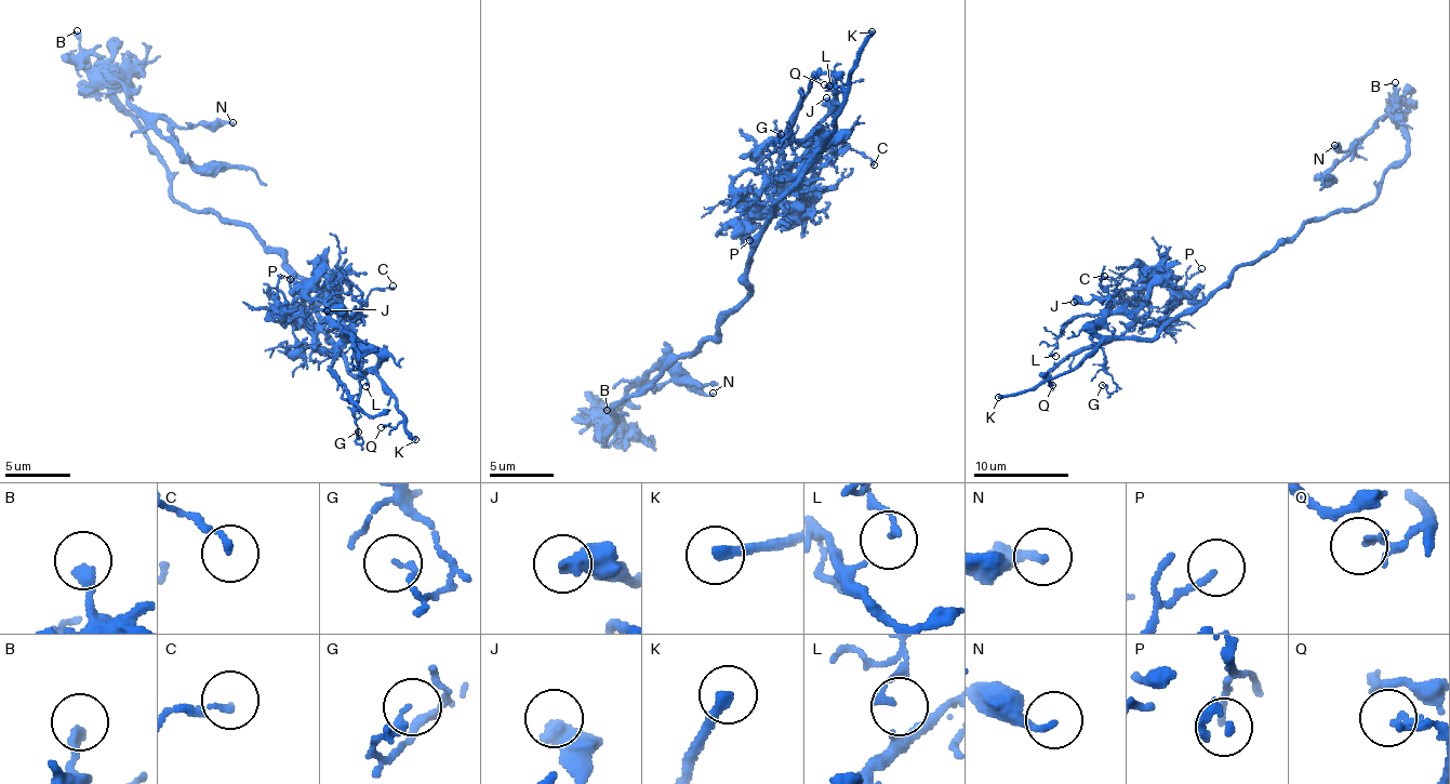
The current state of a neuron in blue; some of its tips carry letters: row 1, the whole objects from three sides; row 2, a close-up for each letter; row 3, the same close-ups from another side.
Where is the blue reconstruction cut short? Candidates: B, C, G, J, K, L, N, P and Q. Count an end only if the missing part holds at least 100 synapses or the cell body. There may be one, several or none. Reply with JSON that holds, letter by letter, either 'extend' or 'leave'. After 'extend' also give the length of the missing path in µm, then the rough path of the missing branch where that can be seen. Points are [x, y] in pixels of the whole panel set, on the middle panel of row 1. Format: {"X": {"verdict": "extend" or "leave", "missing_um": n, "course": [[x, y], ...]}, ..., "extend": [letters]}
{"B": {"verdict": "leave"}, "C": {"verdict": "leave"}, "G": {"verdict": "leave"}, "J": {"verdict": "leave"}, "K": {"verdict": "extend", "missing_um": 35}, "L": {"verdict": "leave"}, "N": {"verdict": "leave"}, "P": {"verdict": "leave"}, "Q": {"verdict": "leave"}, "extend": ["K"]}

